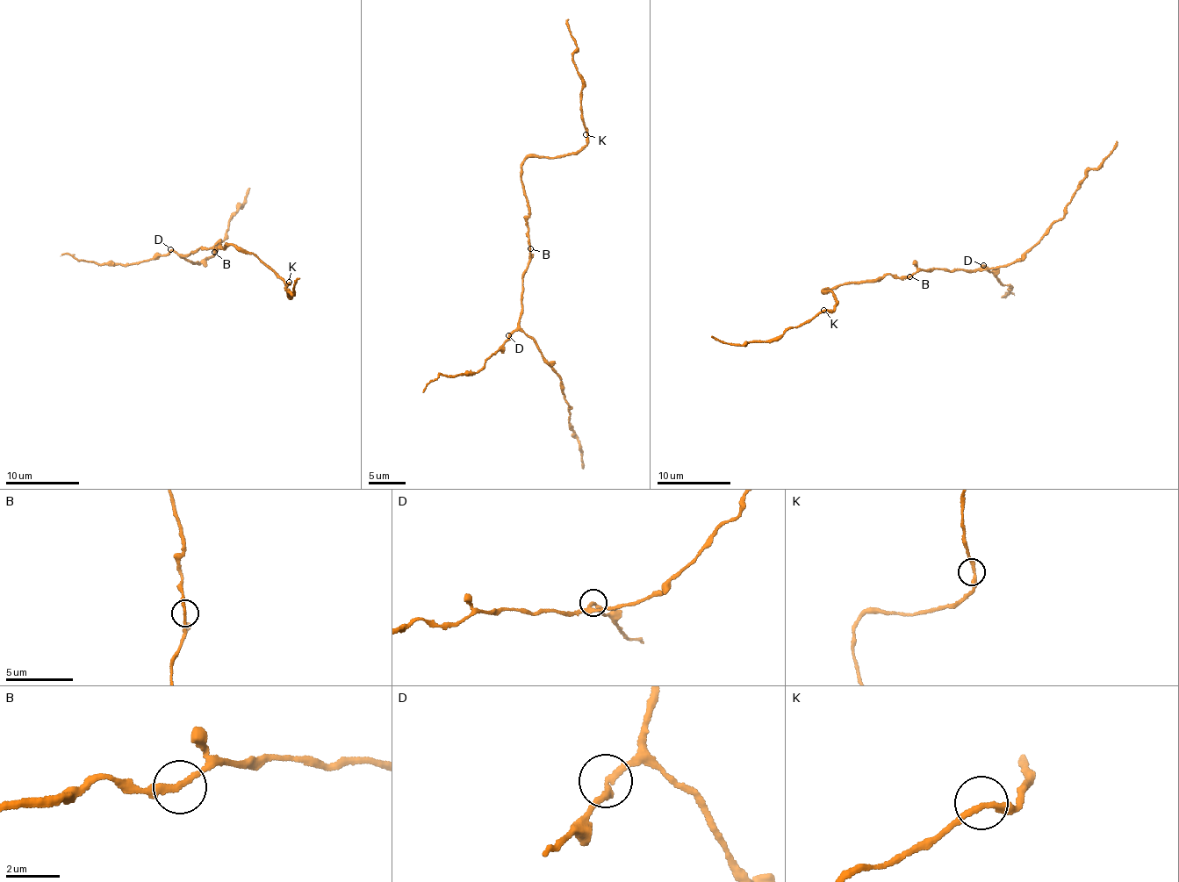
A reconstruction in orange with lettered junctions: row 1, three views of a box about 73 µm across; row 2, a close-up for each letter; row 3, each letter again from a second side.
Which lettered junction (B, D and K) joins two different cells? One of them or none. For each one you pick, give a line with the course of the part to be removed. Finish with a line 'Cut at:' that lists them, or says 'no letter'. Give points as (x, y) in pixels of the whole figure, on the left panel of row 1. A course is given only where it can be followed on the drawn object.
Cut at: no letter

